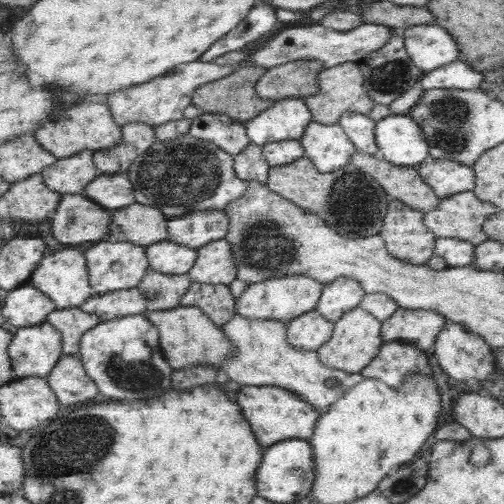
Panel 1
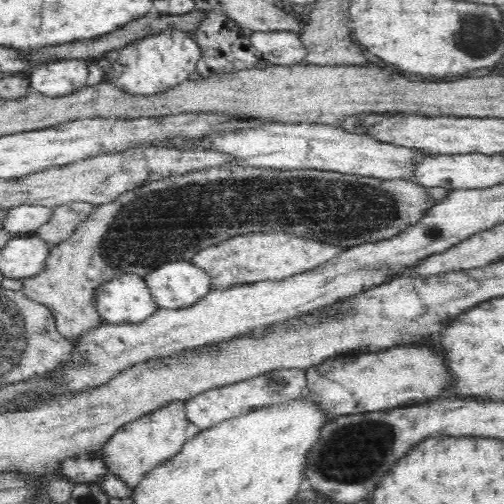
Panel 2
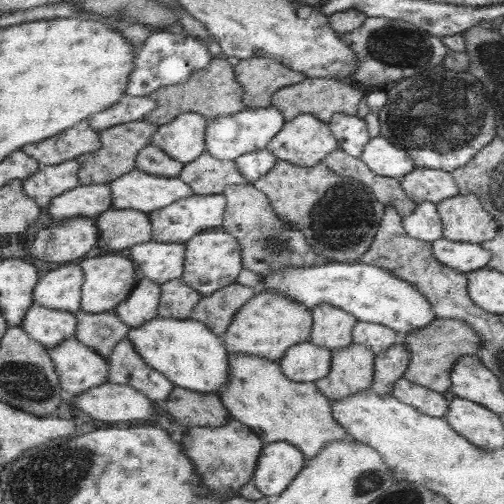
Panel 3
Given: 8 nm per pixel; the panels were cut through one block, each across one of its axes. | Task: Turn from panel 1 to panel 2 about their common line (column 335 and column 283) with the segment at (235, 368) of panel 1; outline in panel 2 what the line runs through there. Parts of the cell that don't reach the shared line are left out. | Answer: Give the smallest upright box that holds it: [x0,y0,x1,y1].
[186,370,306,432]

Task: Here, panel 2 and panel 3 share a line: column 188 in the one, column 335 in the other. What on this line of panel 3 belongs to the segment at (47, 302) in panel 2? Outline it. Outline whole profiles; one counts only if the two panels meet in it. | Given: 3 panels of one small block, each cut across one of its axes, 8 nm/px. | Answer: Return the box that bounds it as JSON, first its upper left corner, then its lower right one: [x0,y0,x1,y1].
[253,160,385,264]

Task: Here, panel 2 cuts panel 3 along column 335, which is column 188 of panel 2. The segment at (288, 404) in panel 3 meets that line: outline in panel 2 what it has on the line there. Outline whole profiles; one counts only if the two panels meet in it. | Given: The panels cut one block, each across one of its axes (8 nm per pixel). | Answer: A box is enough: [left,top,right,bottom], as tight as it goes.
[100,402,198,490]

